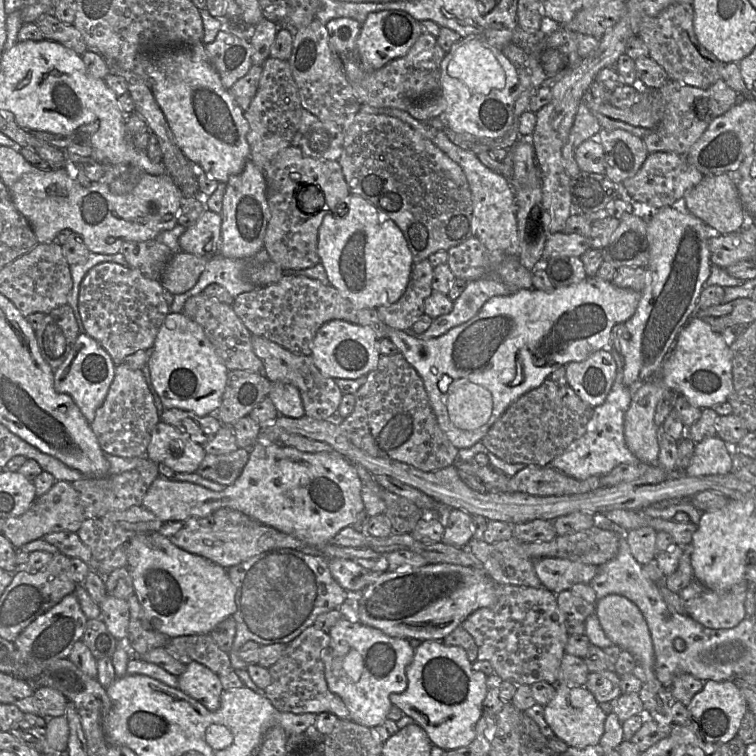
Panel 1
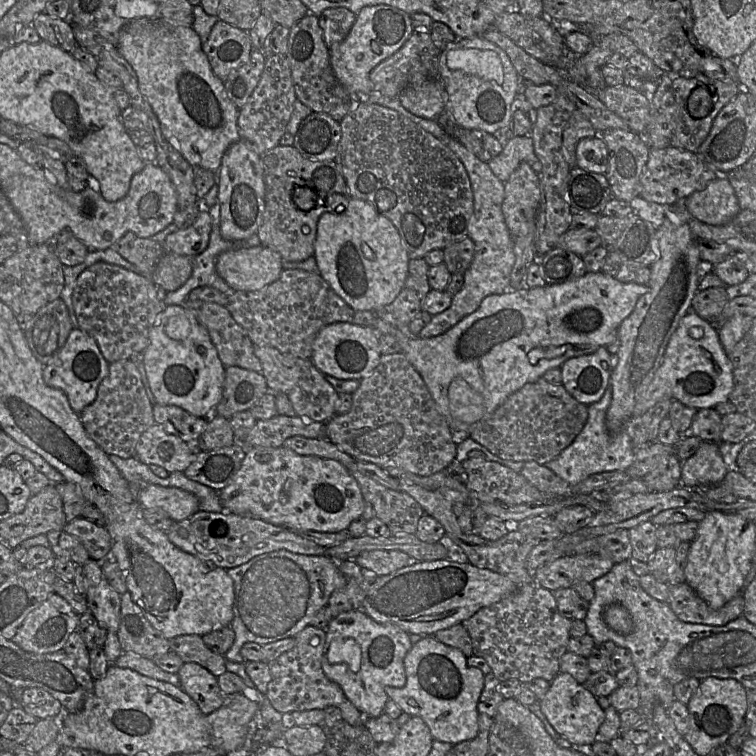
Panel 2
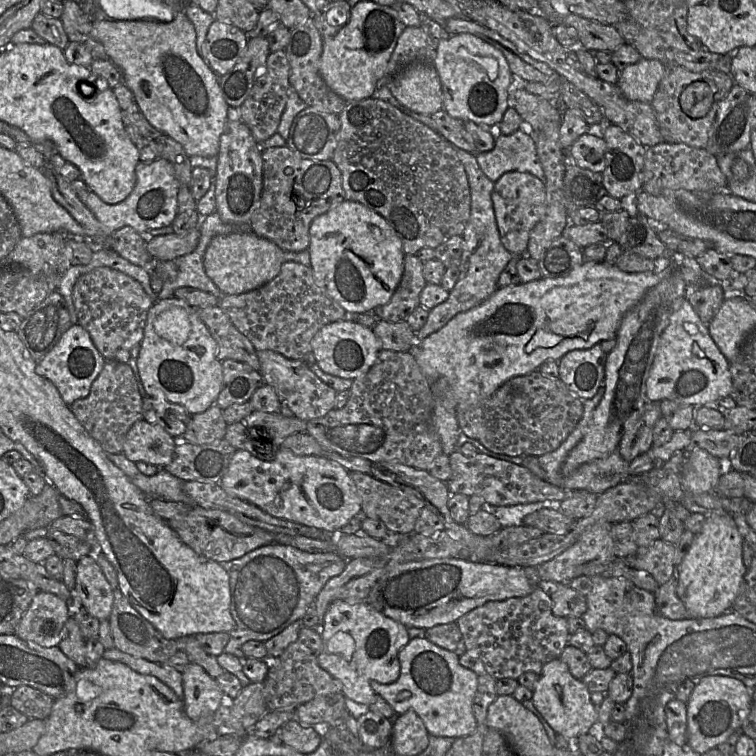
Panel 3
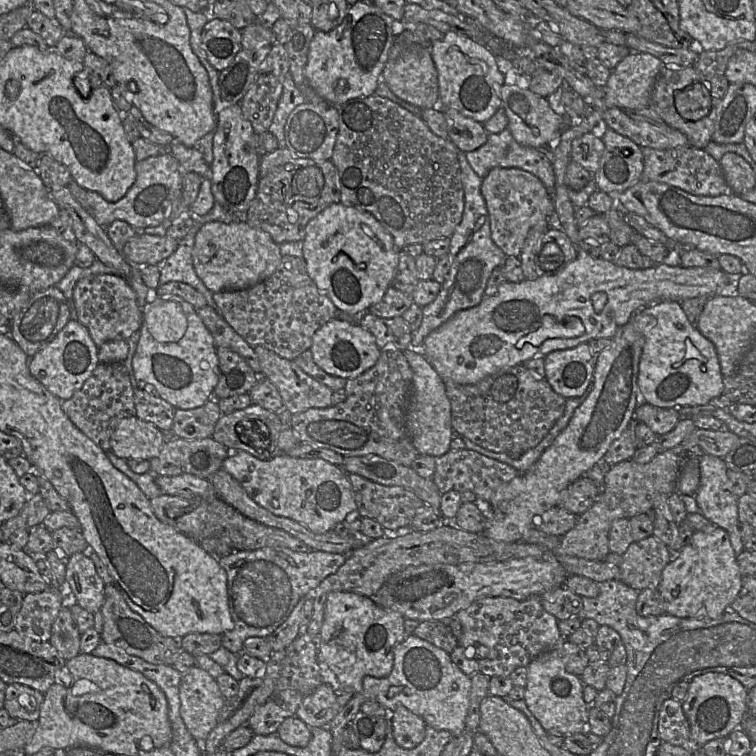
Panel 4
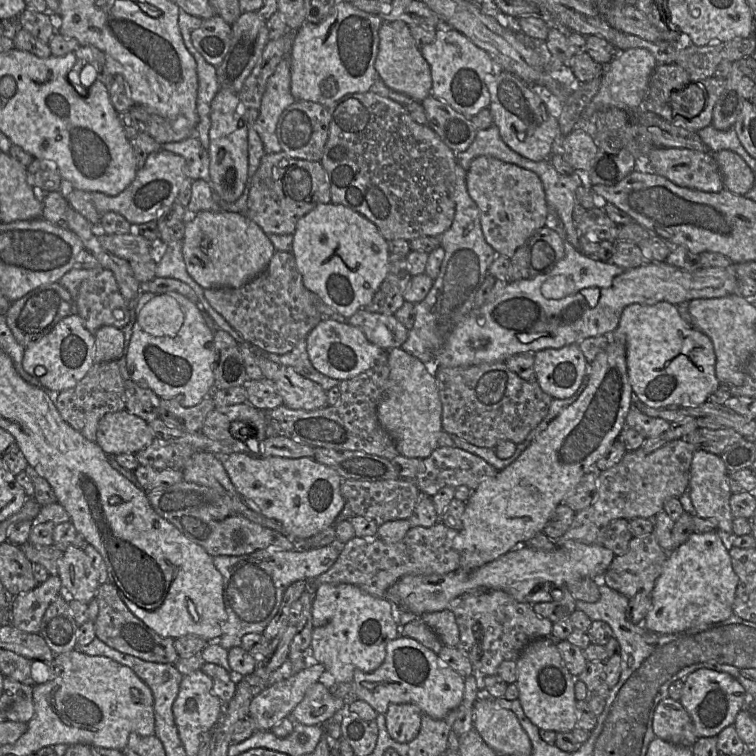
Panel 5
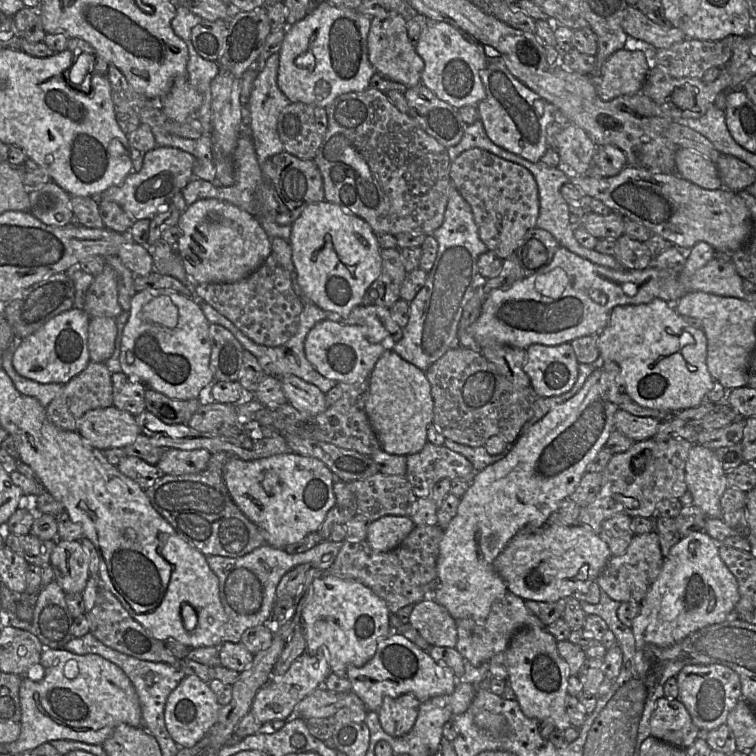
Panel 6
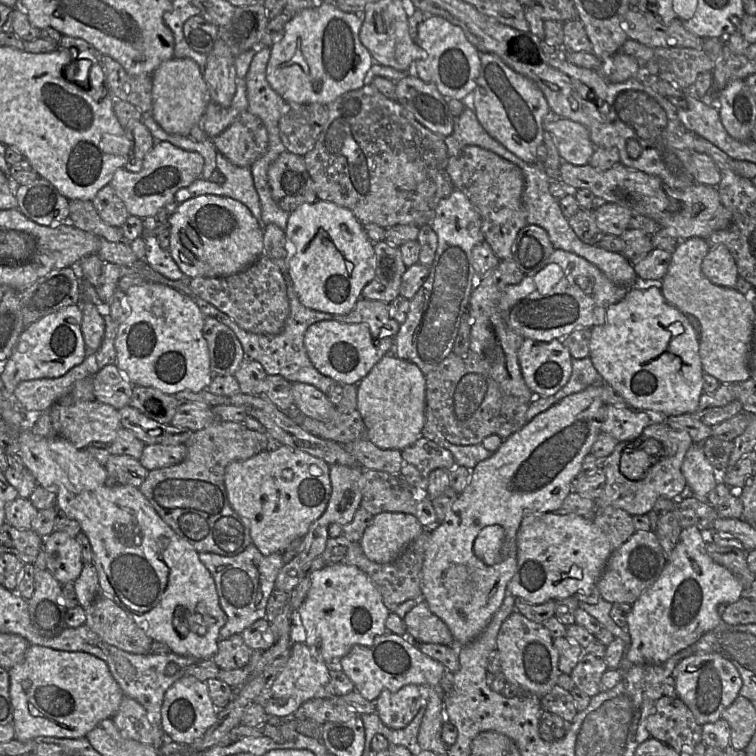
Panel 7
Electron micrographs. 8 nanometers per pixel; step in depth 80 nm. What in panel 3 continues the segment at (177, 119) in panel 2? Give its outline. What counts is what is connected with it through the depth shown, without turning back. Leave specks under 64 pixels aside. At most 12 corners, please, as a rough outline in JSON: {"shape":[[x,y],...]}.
{"shape":[[184,11],[92,20],[148,122],[217,157],[232,118]]}

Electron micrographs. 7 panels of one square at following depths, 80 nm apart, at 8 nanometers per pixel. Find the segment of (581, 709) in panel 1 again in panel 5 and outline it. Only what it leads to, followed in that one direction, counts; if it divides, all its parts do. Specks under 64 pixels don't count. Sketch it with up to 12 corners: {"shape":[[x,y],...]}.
{"shape":[[552,637],[516,660],[518,700],[539,729],[577,727],[576,677]]}

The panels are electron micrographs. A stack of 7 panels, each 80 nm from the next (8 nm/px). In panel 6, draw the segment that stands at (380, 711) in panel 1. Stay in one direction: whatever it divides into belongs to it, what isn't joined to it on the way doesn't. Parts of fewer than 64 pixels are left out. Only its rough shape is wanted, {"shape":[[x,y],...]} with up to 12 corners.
{"shape":[[324,575],[301,621],[310,655],[346,677],[392,632],[369,587]]}

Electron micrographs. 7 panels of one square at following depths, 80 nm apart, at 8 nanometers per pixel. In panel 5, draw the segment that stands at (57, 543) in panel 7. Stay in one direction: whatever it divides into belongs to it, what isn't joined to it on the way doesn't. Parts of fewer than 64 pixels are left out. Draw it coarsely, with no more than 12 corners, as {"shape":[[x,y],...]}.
{"shape":[[68,546],[58,561],[67,603],[88,604],[100,583],[84,549]]}

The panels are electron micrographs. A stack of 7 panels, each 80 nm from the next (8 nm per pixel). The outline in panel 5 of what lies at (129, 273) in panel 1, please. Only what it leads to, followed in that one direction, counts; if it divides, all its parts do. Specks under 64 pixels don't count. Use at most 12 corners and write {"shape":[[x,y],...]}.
{"shape":[[106,268],[80,284],[78,315],[93,335],[122,330],[129,303]]}

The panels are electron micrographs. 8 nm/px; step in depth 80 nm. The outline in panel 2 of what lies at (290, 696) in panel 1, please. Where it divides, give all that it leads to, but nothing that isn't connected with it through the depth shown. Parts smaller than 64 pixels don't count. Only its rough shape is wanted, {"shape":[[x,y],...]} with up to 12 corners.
{"shape":[[306,626],[269,662],[266,698],[281,714],[335,706],[365,717],[321,666],[326,632]]}

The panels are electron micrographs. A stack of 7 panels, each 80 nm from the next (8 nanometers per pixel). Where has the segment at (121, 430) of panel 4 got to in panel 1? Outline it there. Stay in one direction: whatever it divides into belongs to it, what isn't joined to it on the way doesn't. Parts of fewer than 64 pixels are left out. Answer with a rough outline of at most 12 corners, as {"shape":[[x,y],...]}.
{"shape":[[160,421],[146,458],[175,473],[196,473],[206,454]]}

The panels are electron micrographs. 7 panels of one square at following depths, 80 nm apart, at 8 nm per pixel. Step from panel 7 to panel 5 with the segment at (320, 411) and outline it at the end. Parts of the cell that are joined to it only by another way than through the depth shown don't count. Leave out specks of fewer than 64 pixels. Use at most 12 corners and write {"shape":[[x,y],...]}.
{"shape":[[256,351],[263,377],[288,408],[327,406],[327,391],[292,367]]}

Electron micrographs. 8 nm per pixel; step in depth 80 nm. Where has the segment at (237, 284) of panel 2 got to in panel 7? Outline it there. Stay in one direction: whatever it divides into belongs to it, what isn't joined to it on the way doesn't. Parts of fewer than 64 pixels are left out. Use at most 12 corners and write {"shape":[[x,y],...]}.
{"shape":[[200,195],[169,217],[185,278],[238,273],[263,253],[241,202]]}

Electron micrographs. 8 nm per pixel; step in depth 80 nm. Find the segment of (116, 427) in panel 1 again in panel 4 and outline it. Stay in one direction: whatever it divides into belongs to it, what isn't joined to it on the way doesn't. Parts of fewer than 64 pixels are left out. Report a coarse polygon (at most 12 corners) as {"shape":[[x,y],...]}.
{"shape":[[99,363],[61,407],[107,453],[135,416],[122,363]]}

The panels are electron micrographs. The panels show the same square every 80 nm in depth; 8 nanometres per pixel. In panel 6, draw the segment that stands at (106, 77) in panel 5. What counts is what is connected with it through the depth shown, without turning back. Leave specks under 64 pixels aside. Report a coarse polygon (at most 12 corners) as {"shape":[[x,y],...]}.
{"shape":[[69,38],[73,54],[68,83],[89,92],[93,73],[109,64],[81,38]]}

